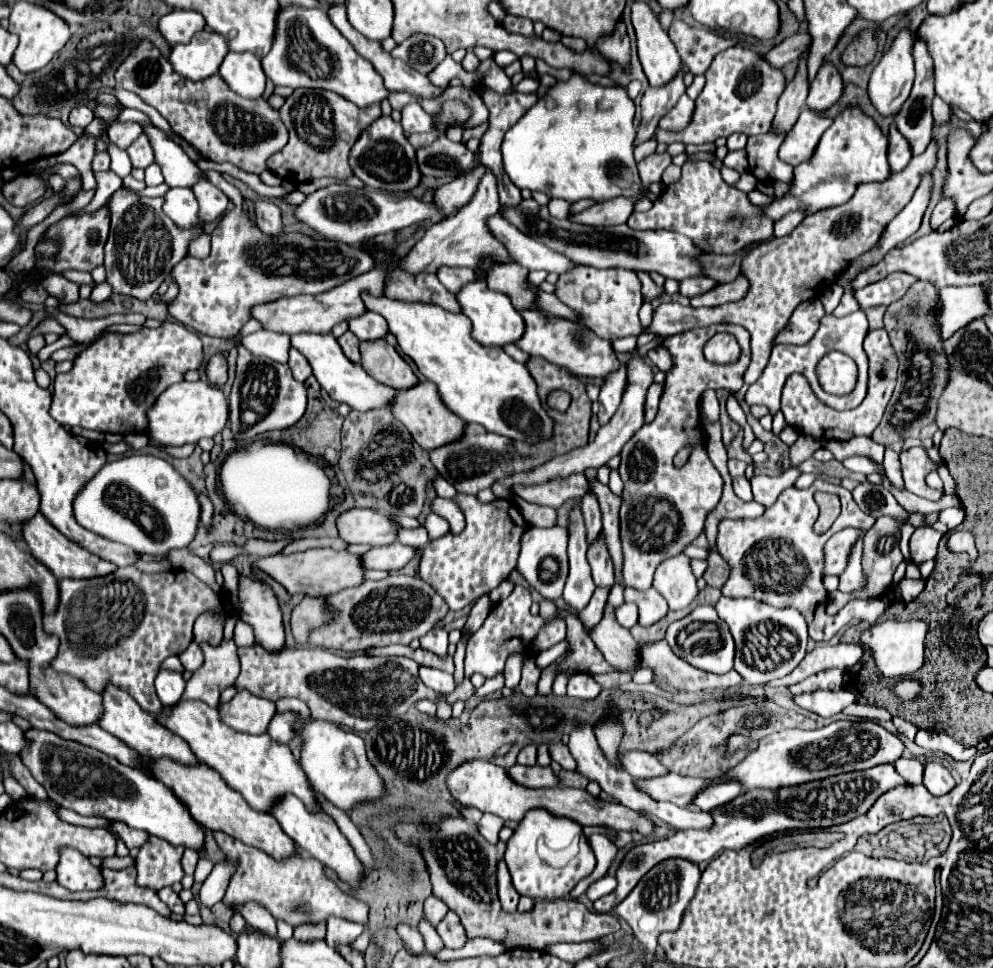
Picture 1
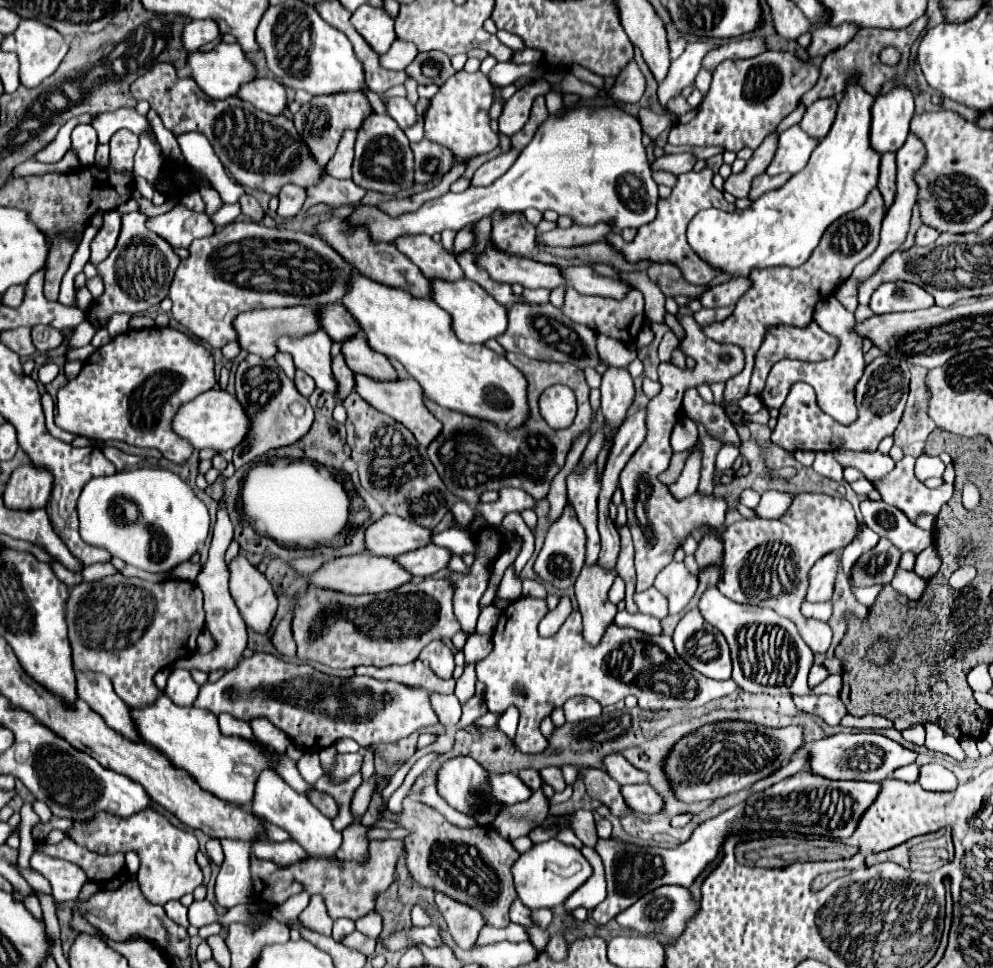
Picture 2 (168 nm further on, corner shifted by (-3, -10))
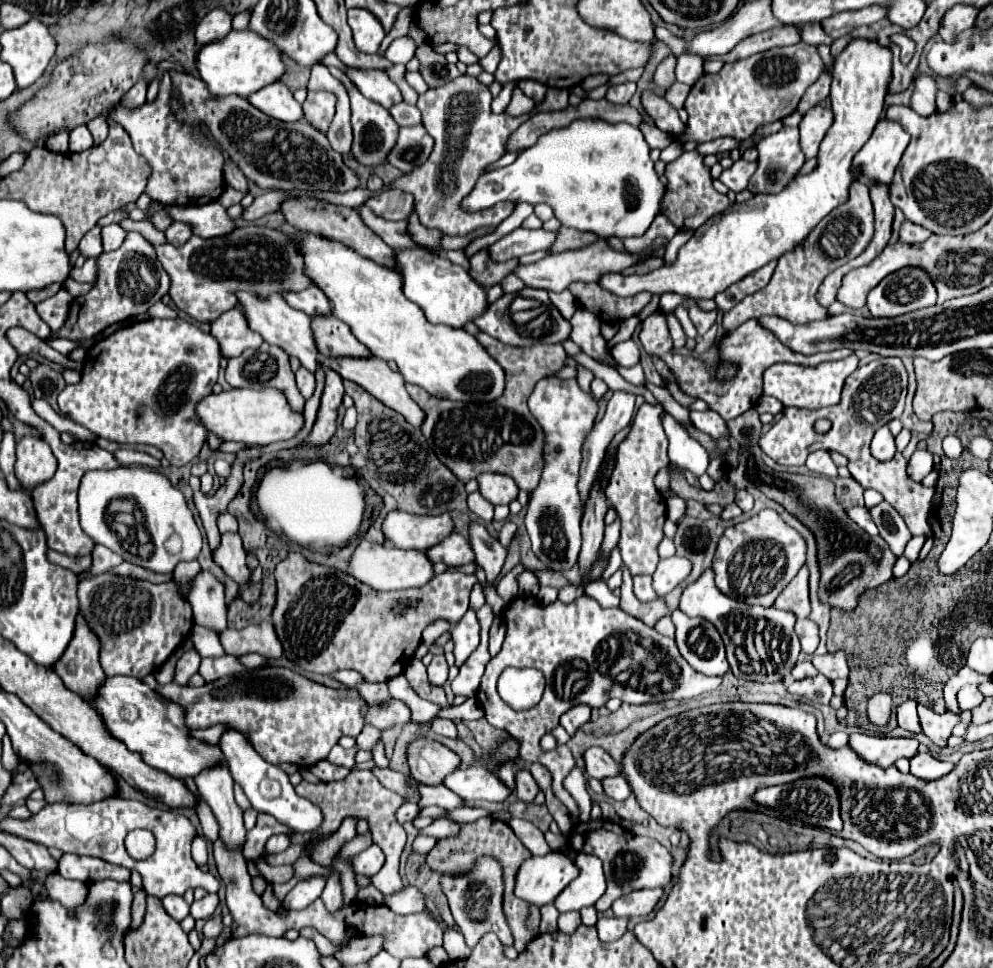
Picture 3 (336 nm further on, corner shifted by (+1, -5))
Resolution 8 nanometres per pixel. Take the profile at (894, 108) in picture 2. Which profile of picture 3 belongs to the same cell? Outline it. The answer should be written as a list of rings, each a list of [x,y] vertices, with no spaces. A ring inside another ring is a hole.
[[[882,117],[868,143],[854,157],[854,165],[860,165],[860,177],[868,177],[874,183],[890,183],[908,141],[910,135],[900,123]]]

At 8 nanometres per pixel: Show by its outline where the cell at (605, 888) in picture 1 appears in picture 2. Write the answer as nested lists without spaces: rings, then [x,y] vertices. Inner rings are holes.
[[[582,846],[580,852],[594,868],[594,874],[592,878],[588,878],[588,882],[584,882],[584,886],[580,886],[580,890],[576,890],[576,894],[572,894],[572,898],[568,898],[568,902],[564,902],[566,912],[572,912],[576,908],[586,908],[588,912],[592,912],[606,898],[606,880],[600,856],[596,854],[594,848],[588,846]]]

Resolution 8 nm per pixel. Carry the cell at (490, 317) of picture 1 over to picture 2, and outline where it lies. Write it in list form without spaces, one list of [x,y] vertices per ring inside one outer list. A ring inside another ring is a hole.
[[[434,278],[430,280],[430,290],[432,290],[432,300],[450,314],[452,330],[462,342],[484,344],[486,340],[500,336],[508,326],[506,308],[500,306],[500,302],[496,302],[484,288],[476,286],[476,282],[468,278],[460,278],[456,282],[444,282],[440,278]]]

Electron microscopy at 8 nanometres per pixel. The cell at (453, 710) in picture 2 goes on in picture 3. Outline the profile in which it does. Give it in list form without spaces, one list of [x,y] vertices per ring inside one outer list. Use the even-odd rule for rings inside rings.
[[[434,717],[432,719],[432,731],[438,735],[446,735],[446,737],[456,737],[456,725],[450,719],[442,719],[442,717]]]

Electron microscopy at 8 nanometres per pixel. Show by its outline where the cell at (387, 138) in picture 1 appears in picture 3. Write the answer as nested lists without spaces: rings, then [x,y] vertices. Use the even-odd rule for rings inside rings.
[[[330,67],[330,73],[342,81],[342,85],[346,87],[348,95],[350,95],[350,107],[352,107],[352,129],[354,129],[354,143],[352,143],[352,155],[354,159],[360,163],[360,165],[366,165],[366,167],[378,167],[378,165],[384,165],[386,163],[386,157],[390,155],[392,147],[396,145],[396,139],[398,139],[398,125],[396,121],[392,119],[392,115],[378,103],[366,99],[352,81],[348,81],[348,75],[342,73],[340,69],[336,67]]]

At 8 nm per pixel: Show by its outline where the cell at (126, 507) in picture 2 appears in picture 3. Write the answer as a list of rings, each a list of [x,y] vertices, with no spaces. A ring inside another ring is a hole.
[[[116,467],[112,471],[88,471],[82,477],[78,489],[78,513],[82,531],[94,539],[94,543],[120,553],[128,563],[136,563],[156,573],[170,573],[180,561],[194,561],[202,549],[202,533],[194,521],[194,515],[182,495],[166,475],[146,467]],[[170,539],[178,539],[178,549],[170,551]]]

